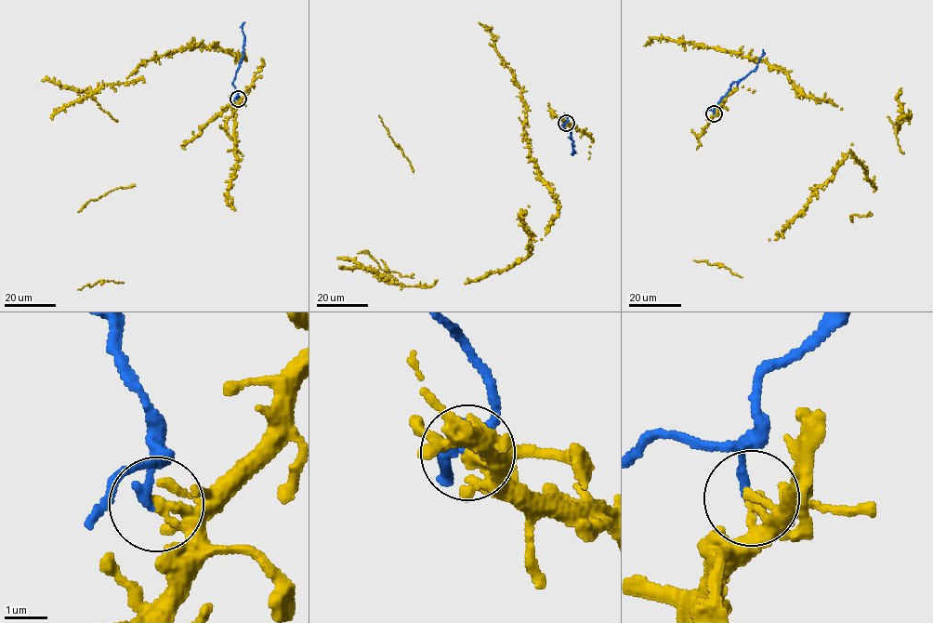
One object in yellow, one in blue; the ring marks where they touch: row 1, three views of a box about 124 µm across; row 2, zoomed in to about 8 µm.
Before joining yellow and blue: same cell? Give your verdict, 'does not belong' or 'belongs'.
does not belong

